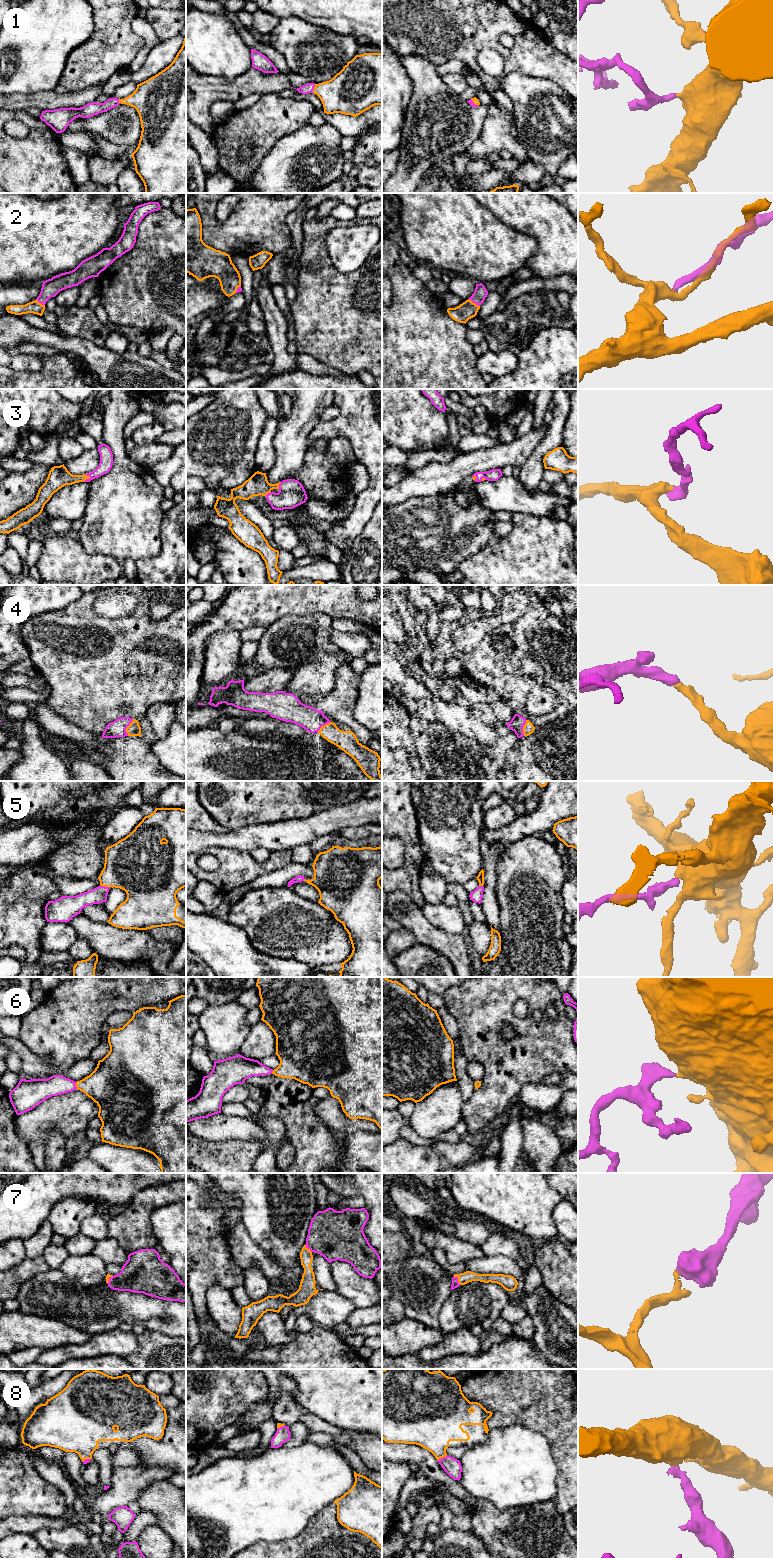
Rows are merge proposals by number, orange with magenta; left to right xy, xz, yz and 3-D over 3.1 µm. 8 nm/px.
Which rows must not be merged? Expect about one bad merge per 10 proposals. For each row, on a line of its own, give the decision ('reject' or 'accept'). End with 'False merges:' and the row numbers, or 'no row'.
1: accept
2: accept
3: accept
4: accept
5: accept
6: accept
7: accept
8: accept
False merges: no row

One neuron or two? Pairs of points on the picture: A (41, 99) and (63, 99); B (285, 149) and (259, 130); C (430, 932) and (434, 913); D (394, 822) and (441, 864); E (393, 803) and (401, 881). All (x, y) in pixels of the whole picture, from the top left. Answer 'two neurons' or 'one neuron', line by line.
A: one neuron
B: two neurons
C: two neurons
D: two neurons
E: one neuron

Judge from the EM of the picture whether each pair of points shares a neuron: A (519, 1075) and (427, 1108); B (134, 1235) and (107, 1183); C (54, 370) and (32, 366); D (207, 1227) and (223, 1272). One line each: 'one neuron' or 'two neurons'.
A: two neurons
B: two neurons
C: two neurons
D: one neuron

